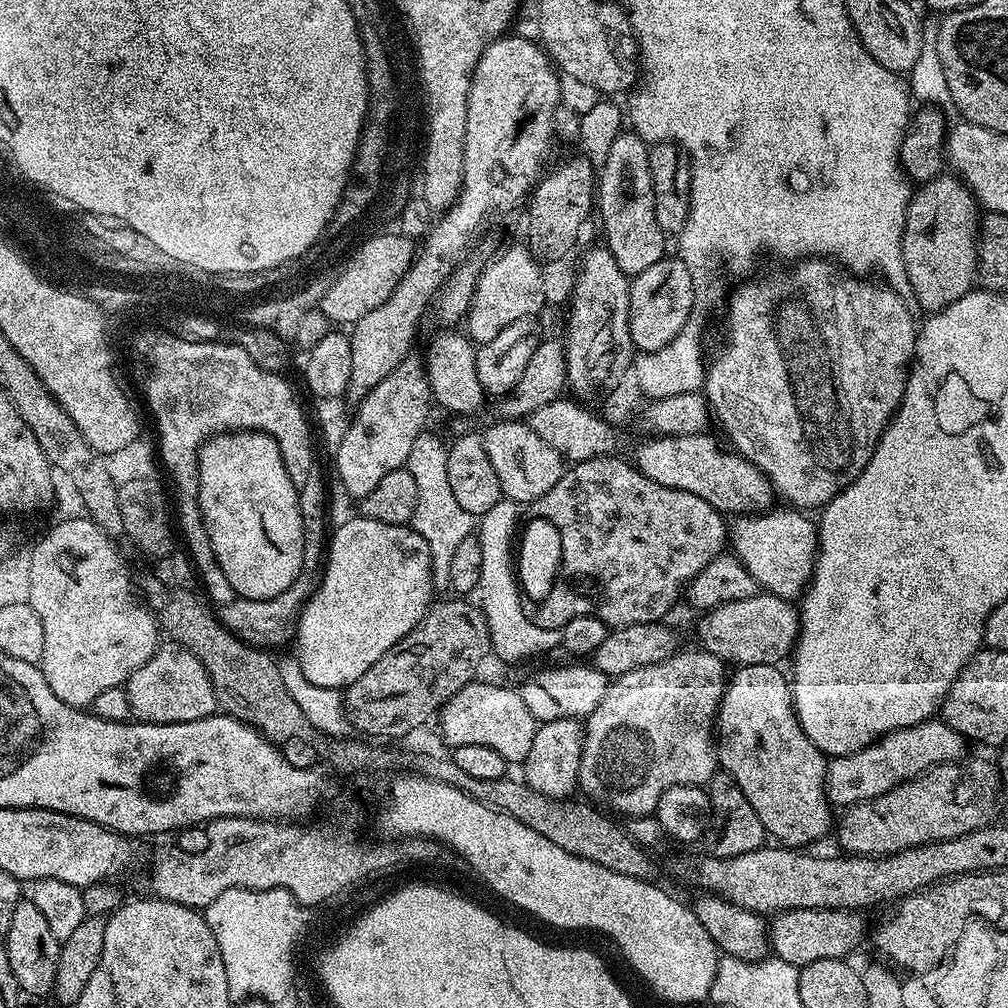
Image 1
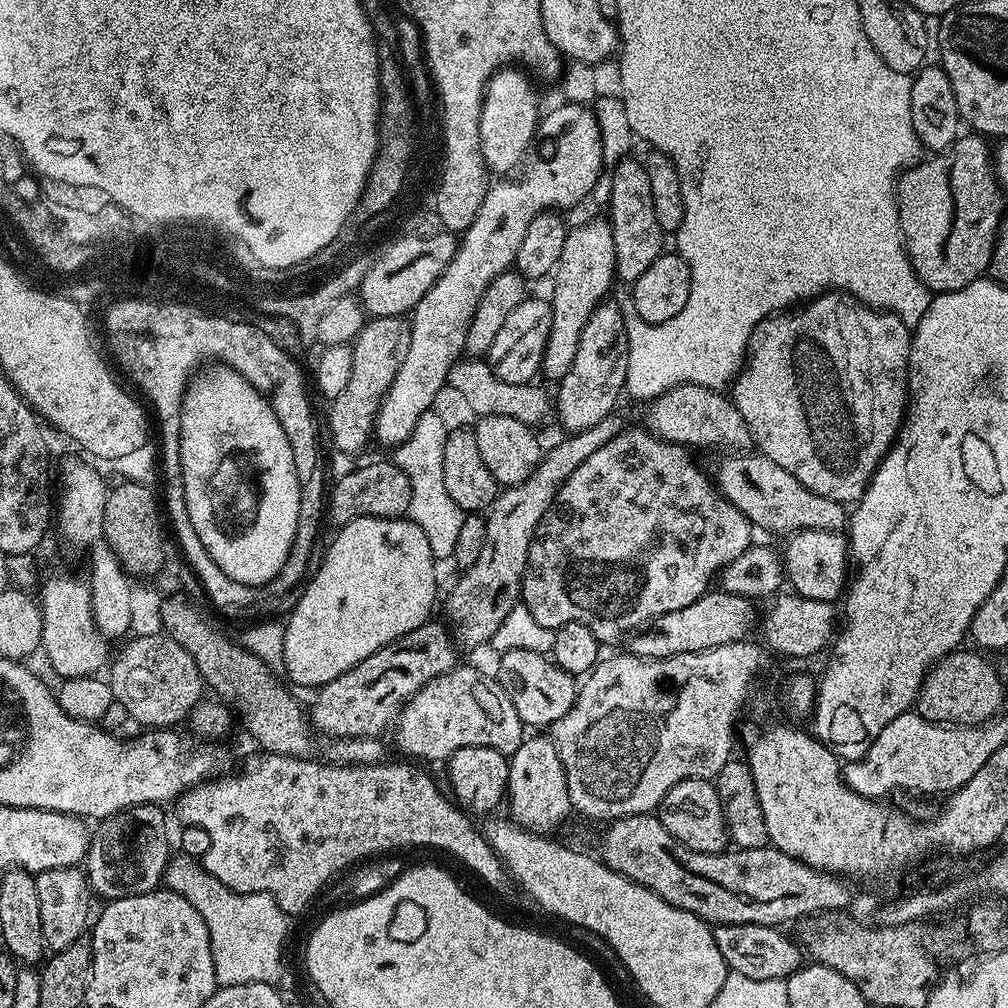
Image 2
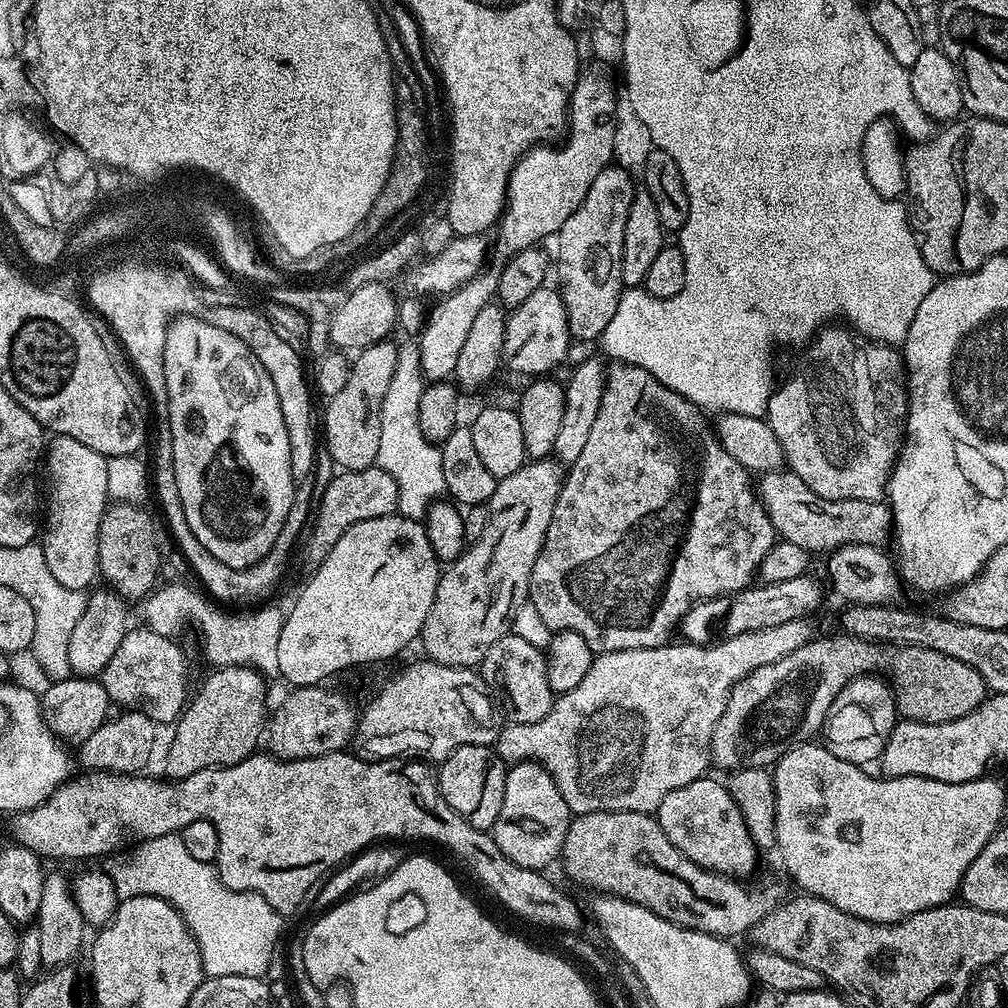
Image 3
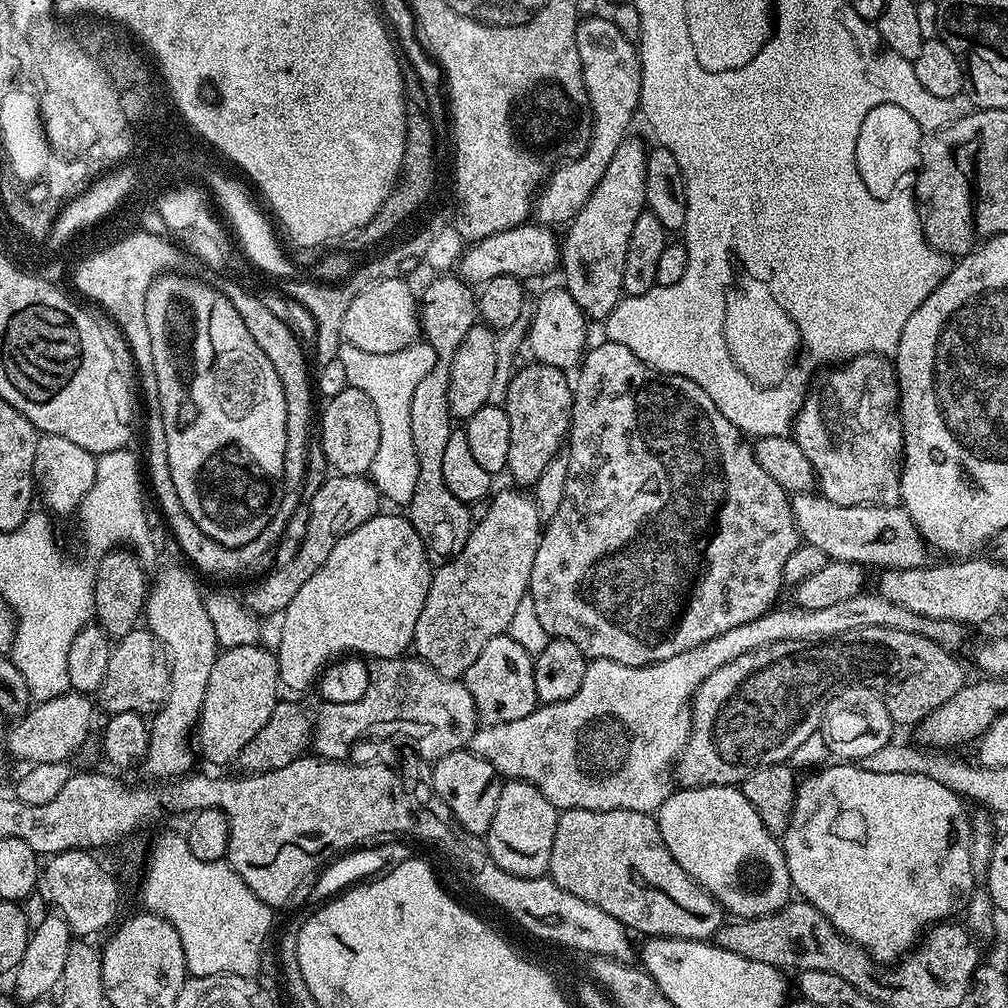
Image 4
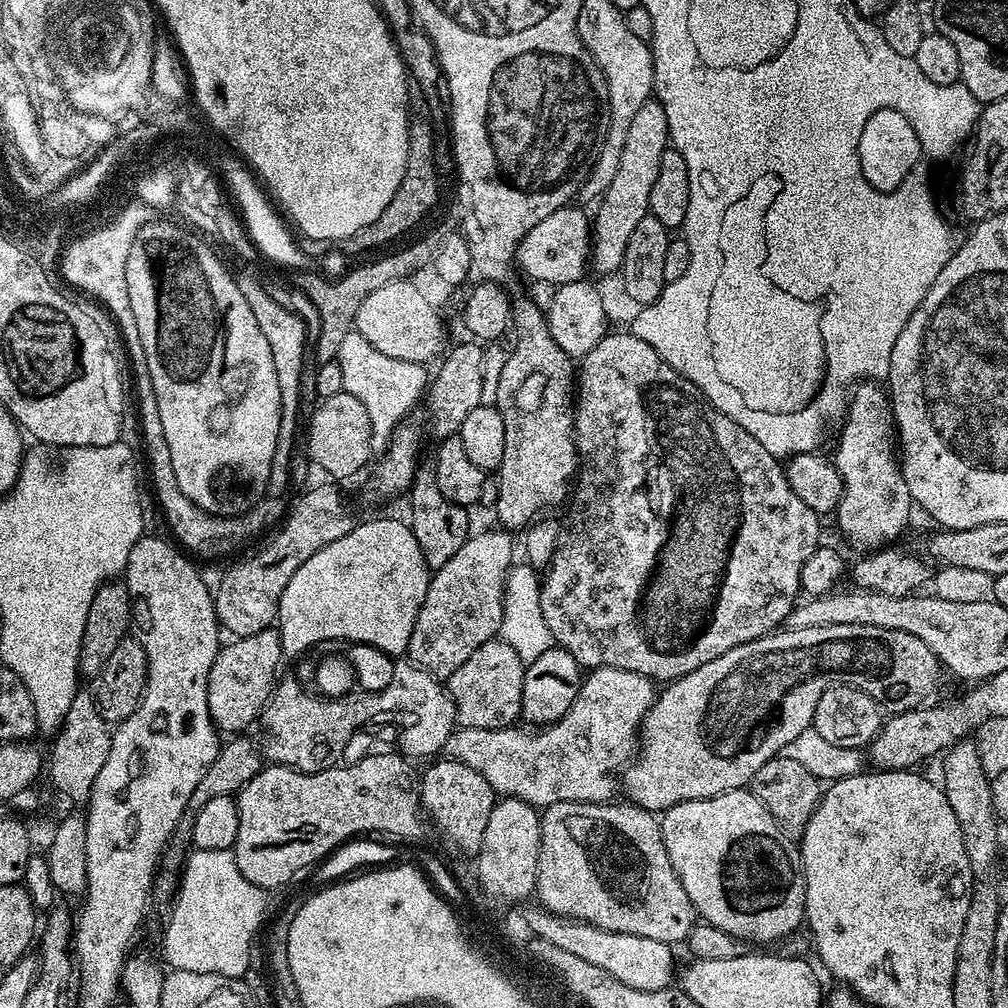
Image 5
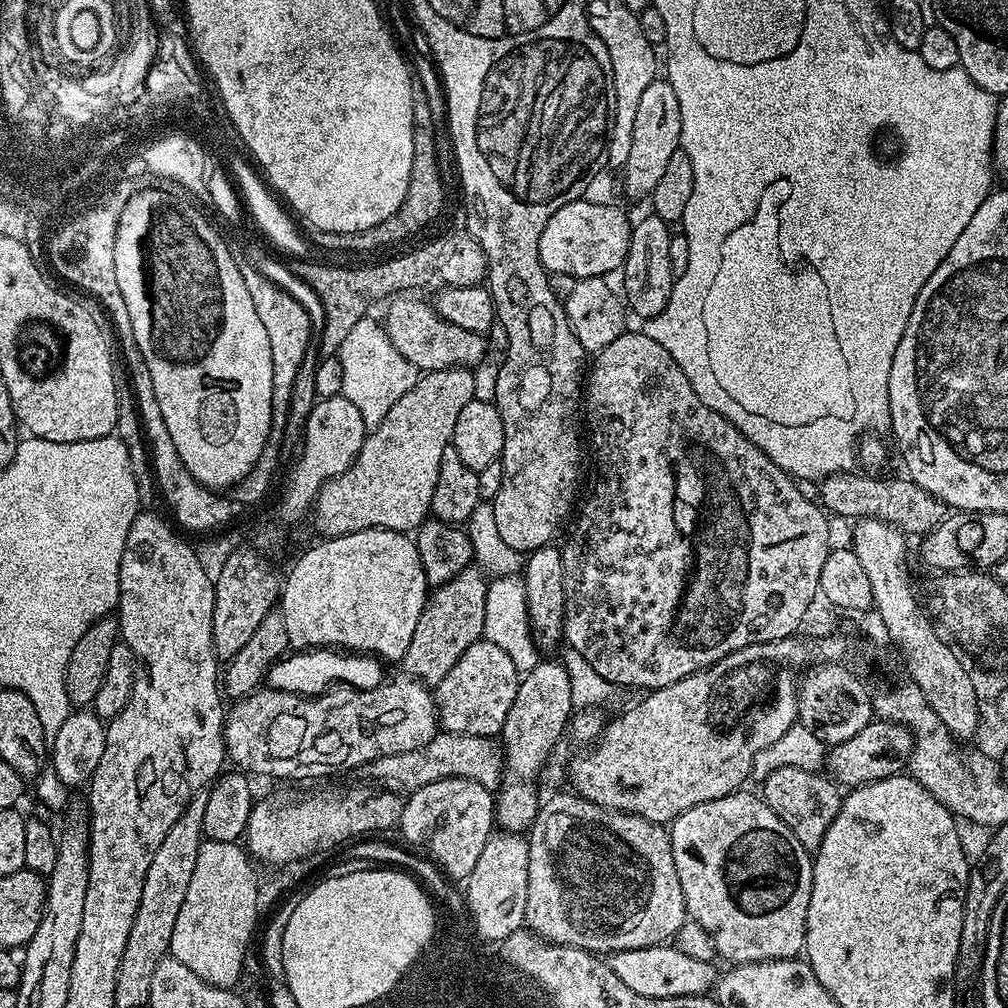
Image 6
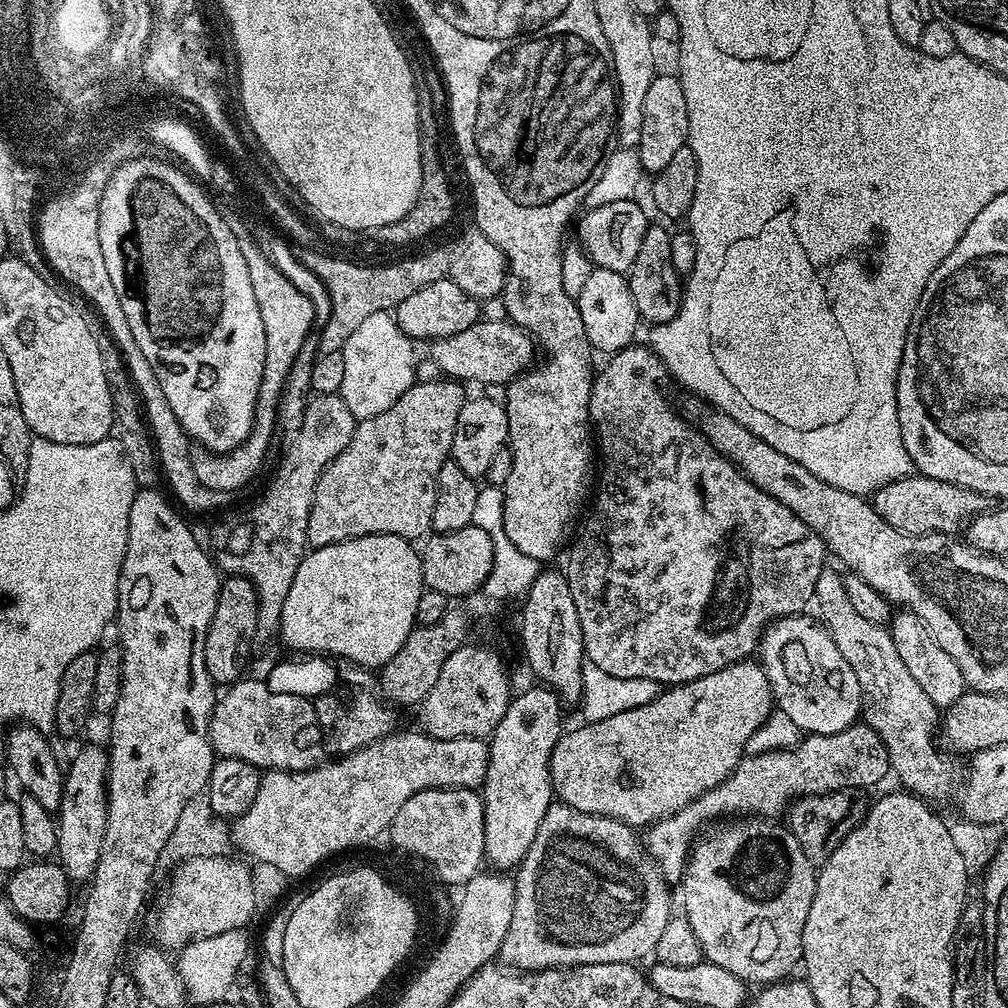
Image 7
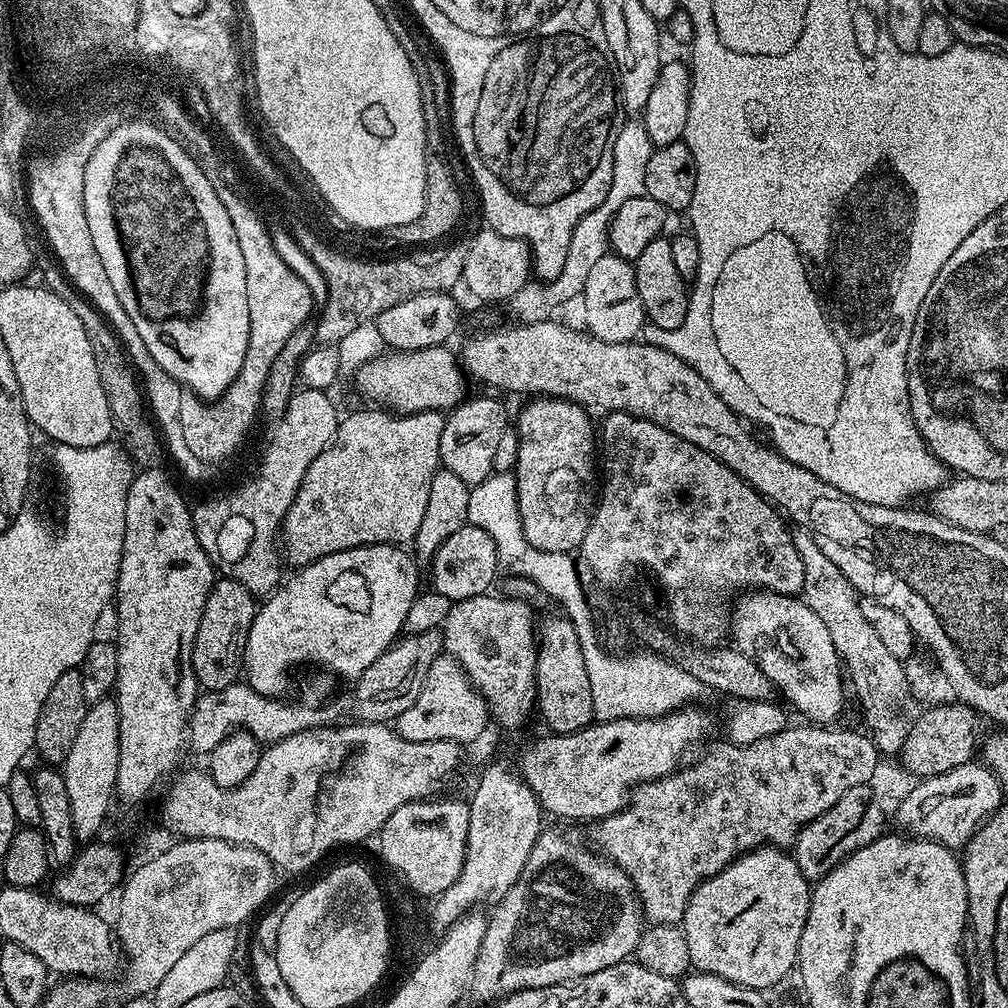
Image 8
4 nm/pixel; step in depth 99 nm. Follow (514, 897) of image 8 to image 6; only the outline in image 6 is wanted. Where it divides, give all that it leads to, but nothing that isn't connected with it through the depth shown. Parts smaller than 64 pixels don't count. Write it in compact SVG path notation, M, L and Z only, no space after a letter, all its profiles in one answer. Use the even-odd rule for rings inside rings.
M571 791L560 792L557 796L545 799L540 806L540 813L527 833L528 849L530 850L530 870L528 871L528 893L526 894L526 914L524 923L531 931L535 932L542 940L550 944L562 946L574 946L587 952L597 954L611 954L613 952L625 952L626 950L638 950L649 948L655 944L663 944L671 941L676 931L684 924L686 909L684 907L684 895L682 886L678 882L678 870L674 866L674 854L672 853L672 837L669 829L663 824L655 824L641 816L635 816L629 812L619 812L613 808L603 808L594 802L577 796Z

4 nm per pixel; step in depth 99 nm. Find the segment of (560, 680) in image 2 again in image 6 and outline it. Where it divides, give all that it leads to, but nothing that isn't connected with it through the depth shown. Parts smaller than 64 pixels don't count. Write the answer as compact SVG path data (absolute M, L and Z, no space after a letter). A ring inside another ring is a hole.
M481 638L454 662L450 674L434 686L436 718L439 727L454 734L474 734L475 736L499 737L504 731L506 714L514 706L514 694L522 673L510 662L510 657L494 642Z

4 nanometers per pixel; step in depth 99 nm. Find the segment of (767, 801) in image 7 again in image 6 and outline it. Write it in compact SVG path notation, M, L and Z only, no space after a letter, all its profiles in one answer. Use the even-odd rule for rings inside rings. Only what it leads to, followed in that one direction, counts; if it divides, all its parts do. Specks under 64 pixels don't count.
M876 718L871 724L862 726L854 738L846 738L846 742L831 745L826 756L826 768L837 785L859 786L901 775L911 753L912 733L901 724Z

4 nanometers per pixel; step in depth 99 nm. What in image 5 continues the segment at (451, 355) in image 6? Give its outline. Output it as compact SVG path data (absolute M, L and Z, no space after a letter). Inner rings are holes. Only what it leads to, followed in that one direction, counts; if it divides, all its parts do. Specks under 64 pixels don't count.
M408 278L396 280L374 290L358 307L354 330L362 334L374 350L382 350L389 358L428 366L445 351L444 320L439 310L420 293L419 286L412 282Z

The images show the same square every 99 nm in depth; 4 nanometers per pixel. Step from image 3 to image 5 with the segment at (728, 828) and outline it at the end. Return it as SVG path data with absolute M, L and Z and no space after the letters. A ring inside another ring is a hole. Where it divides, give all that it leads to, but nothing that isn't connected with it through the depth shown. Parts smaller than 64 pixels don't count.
M735 788L733 792L723 792L714 798L678 802L667 808L659 821L672 869L703 923L713 924L734 938L745 942L753 940L756 944L780 940L805 923L804 873L797 849L752 791Z

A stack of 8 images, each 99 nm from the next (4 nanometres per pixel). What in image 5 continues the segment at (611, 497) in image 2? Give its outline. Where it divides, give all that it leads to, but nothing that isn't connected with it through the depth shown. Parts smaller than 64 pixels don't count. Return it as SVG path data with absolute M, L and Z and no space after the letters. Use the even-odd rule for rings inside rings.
M624 330L624 332L609 331L600 339L598 346L594 346L594 350L590 350L590 354L586 354L579 361L578 391L574 396L574 415L576 418L574 435L576 437L578 475L575 477L574 487L570 492L570 503L567 505L567 508L569 507L568 517L563 517L562 527L558 534L558 546L552 555L551 564L543 573L540 586L542 614L546 617L546 626L550 626L553 641L570 654L574 654L574 658L580 663L581 669L617 668L618 670L630 670L634 674L642 674L647 680L653 682L661 682L660 680L671 682L678 679L679 676L690 674L690 670L698 670L698 666L710 662L710 658L718 658L718 654L726 654L726 650L734 650L734 646L742 646L746 642L757 640L759 636L767 636L777 631L787 621L789 614L798 603L798 597L801 595L800 575L806 558L810 558L810 554L814 554L814 550L821 547L822 544L822 540L820 540L821 517L814 510L810 510L810 506L806 506L806 502L802 502L802 498L798 498L798 494L794 494L794 490L790 490L790 482L784 473L784 464L778 457L770 454L770 450L766 450L766 446L762 446L762 442L758 442L758 438L754 438L754 434L746 434L746 430L742 430L742 426L738 426L738 422L726 418L726 414L722 414L713 404L708 403L697 392L694 382L690 382L678 370L674 370L674 366L670 366L660 357L658 350L654 350L654 346L642 342L642 338L635 336L631 330Z

